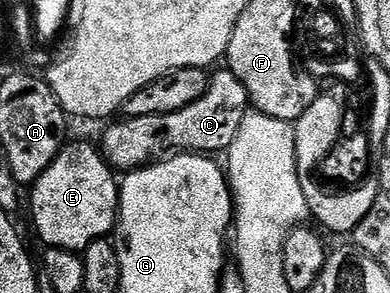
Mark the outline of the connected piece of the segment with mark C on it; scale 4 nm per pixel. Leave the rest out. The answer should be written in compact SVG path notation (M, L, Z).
M228 70L221 71L210 76L210 89L184 110L163 116L122 118L119 124L112 125L103 134L100 143L100 151L106 157L106 163L125 174L153 164L167 154L222 154L229 150L251 102L240 78Z

